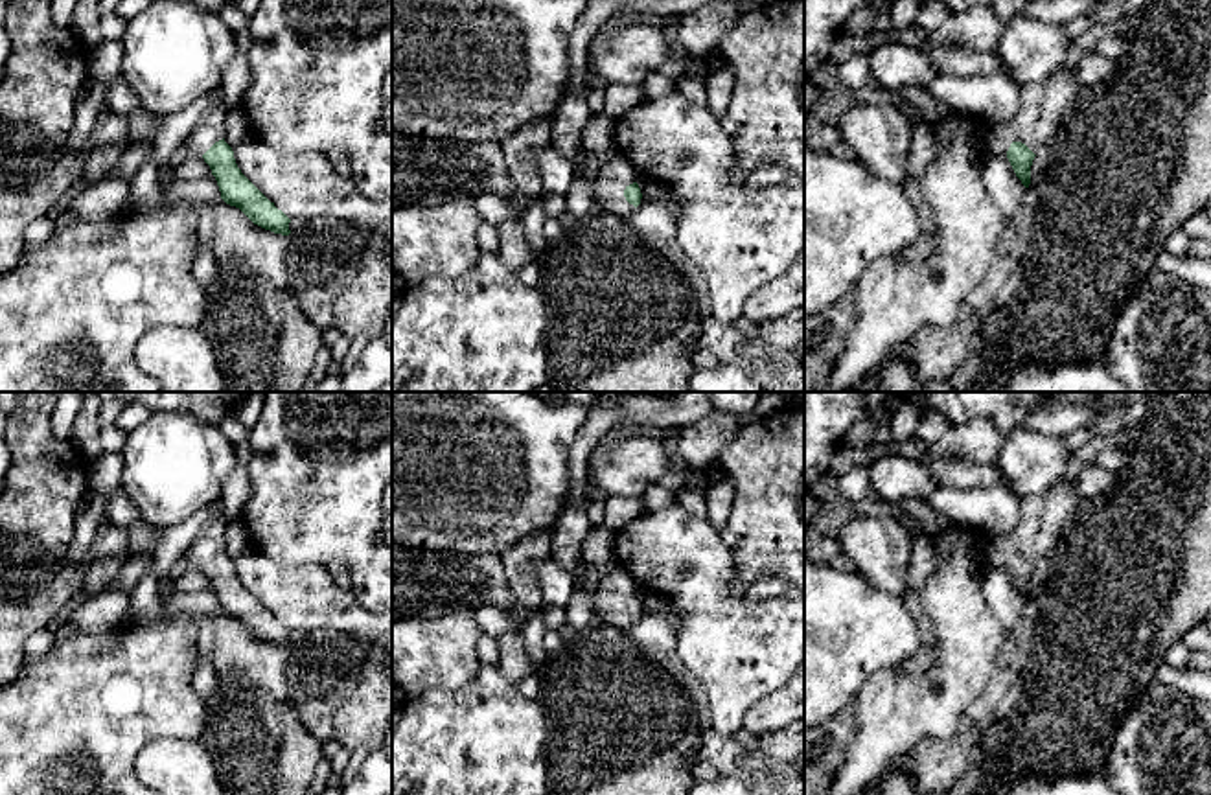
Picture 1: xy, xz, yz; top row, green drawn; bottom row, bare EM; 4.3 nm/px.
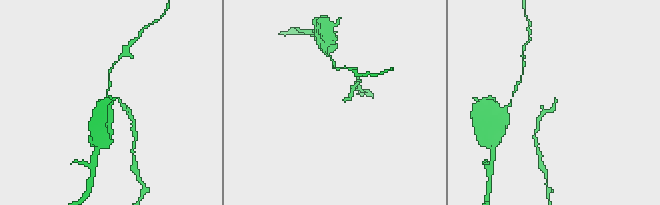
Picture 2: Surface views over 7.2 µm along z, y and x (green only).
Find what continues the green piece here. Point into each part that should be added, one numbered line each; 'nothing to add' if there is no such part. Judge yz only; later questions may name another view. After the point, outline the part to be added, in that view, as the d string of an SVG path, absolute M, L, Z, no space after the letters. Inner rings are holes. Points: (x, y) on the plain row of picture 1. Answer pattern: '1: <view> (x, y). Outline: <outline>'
1: yz (1044, 516). Outline: M1060 478L1049 491L1021 501L1021 521L1010 534L986 532L986 567L1005 567L1012 554L1025 556L1034 567L1051 552L1058 541L1066 523L1080 502L1077 486L1067 478Z

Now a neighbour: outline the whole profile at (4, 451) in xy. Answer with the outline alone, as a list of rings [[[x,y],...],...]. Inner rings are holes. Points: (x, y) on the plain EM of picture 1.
[[[0,409],[0,491],[6,484],[6,475],[11,466],[11,453],[6,444],[6,431],[7,431],[7,414]]]

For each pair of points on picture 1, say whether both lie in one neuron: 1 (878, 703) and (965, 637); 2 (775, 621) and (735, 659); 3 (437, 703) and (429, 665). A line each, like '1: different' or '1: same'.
1: same
2: same
3: different

